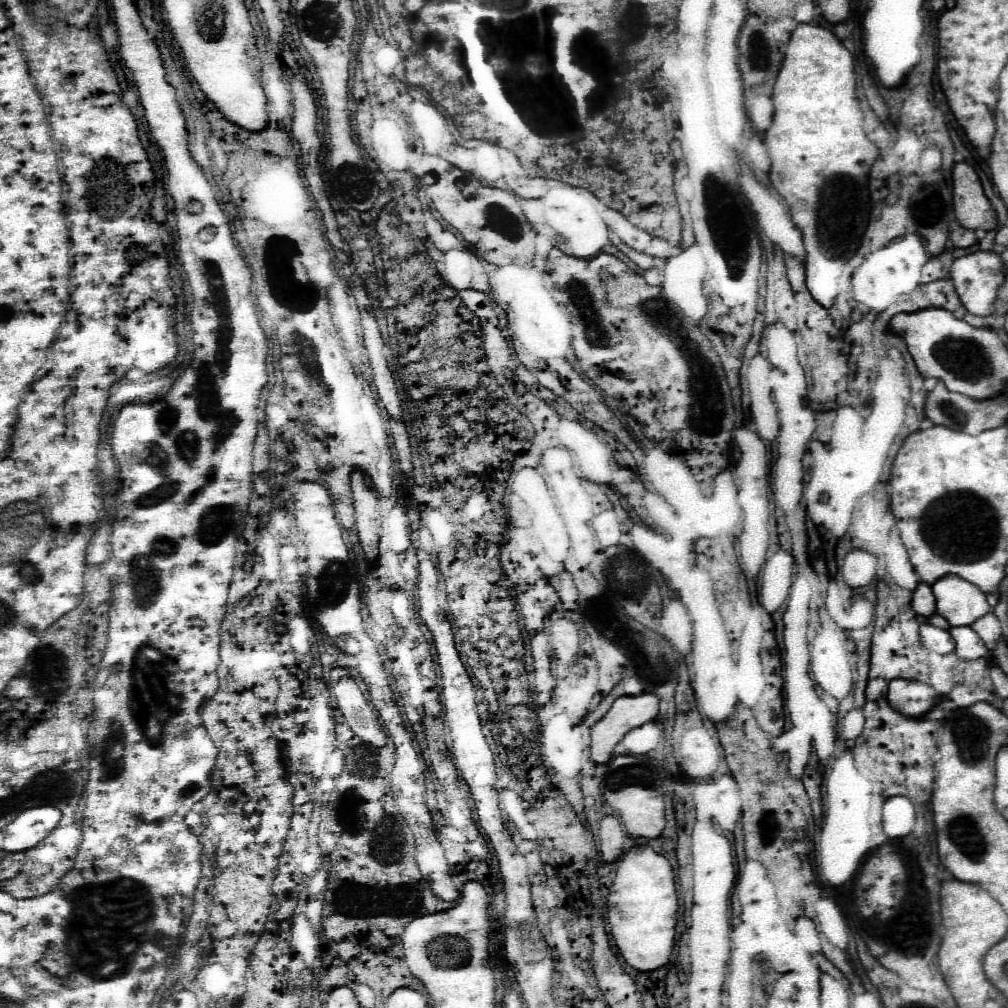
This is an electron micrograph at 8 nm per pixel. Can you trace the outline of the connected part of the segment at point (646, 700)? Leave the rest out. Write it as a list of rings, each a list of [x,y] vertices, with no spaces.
[[[642,693],[636,697],[618,697],[610,711],[592,727],[590,755],[594,763],[608,763],[616,743],[634,727],[658,717],[658,697]]]

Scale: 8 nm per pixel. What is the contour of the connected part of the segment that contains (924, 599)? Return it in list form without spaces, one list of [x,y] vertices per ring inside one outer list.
[[[928,583],[918,585],[918,589],[914,591],[914,597],[912,597],[912,607],[924,619],[928,619],[936,613],[936,597],[932,597],[932,587]]]

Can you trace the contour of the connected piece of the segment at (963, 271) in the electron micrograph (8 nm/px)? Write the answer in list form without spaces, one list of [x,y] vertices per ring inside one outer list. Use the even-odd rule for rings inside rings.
[[[976,251],[952,263],[950,279],[970,313],[990,315],[998,287],[1004,281],[1004,265],[996,251]]]

